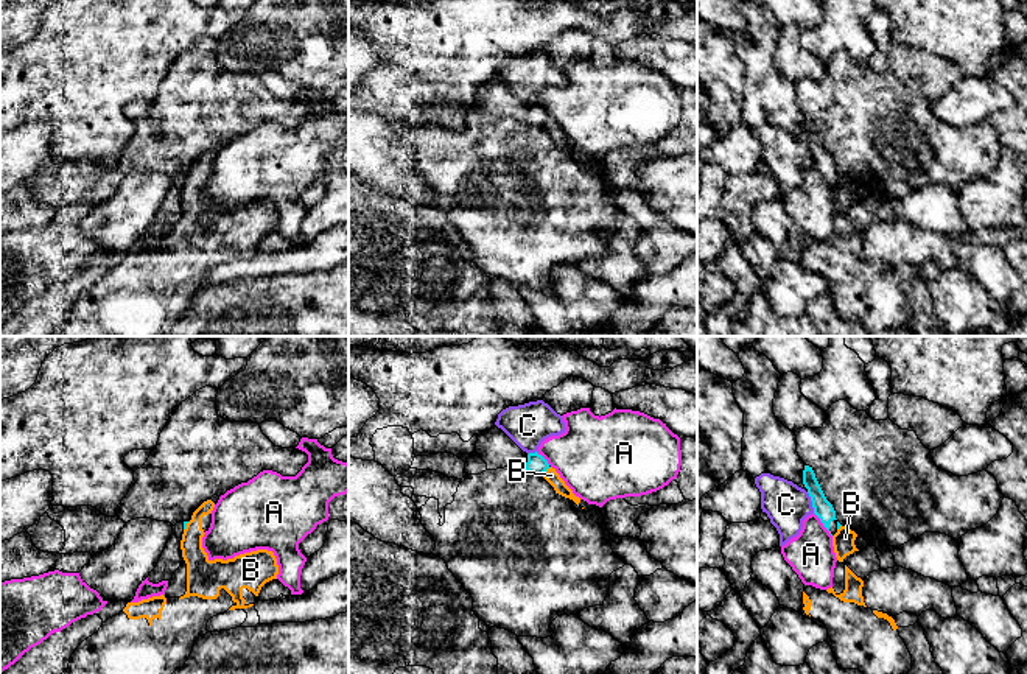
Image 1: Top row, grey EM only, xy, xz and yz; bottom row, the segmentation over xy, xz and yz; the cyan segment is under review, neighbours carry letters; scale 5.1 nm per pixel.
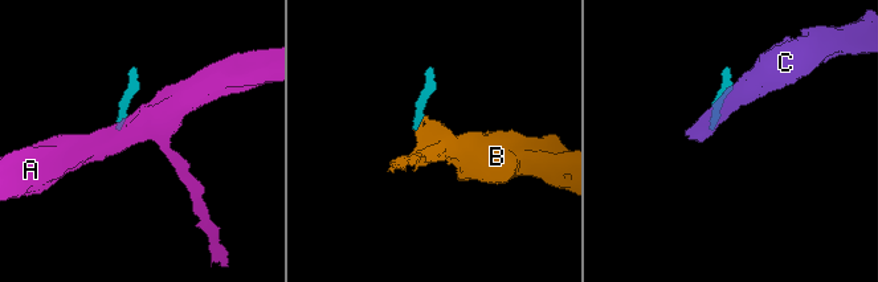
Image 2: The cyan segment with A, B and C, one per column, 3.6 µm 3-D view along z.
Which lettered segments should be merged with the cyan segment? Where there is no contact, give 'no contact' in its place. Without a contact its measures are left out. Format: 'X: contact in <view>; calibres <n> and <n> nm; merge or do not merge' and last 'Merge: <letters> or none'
A: contact in yz; calibres 100 and 240 nm; do not merge
B: contact in xz; calibres 100 and 70 nm; do not merge
C: contact in yz; calibres 100 and 220 nm; do not merge
Merge: none

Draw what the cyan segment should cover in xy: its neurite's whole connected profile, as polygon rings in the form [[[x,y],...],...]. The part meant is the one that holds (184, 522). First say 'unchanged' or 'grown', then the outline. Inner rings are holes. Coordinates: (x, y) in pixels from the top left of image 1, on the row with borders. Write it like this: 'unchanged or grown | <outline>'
grown | [[[179,521],[173,526],[173,534],[168,539],[168,543],[156,565],[156,568],[149,573],[148,581],[152,584],[159,584],[162,581],[170,581],[174,571],[182,565],[182,549],[181,540],[184,529],[188,521]]]

